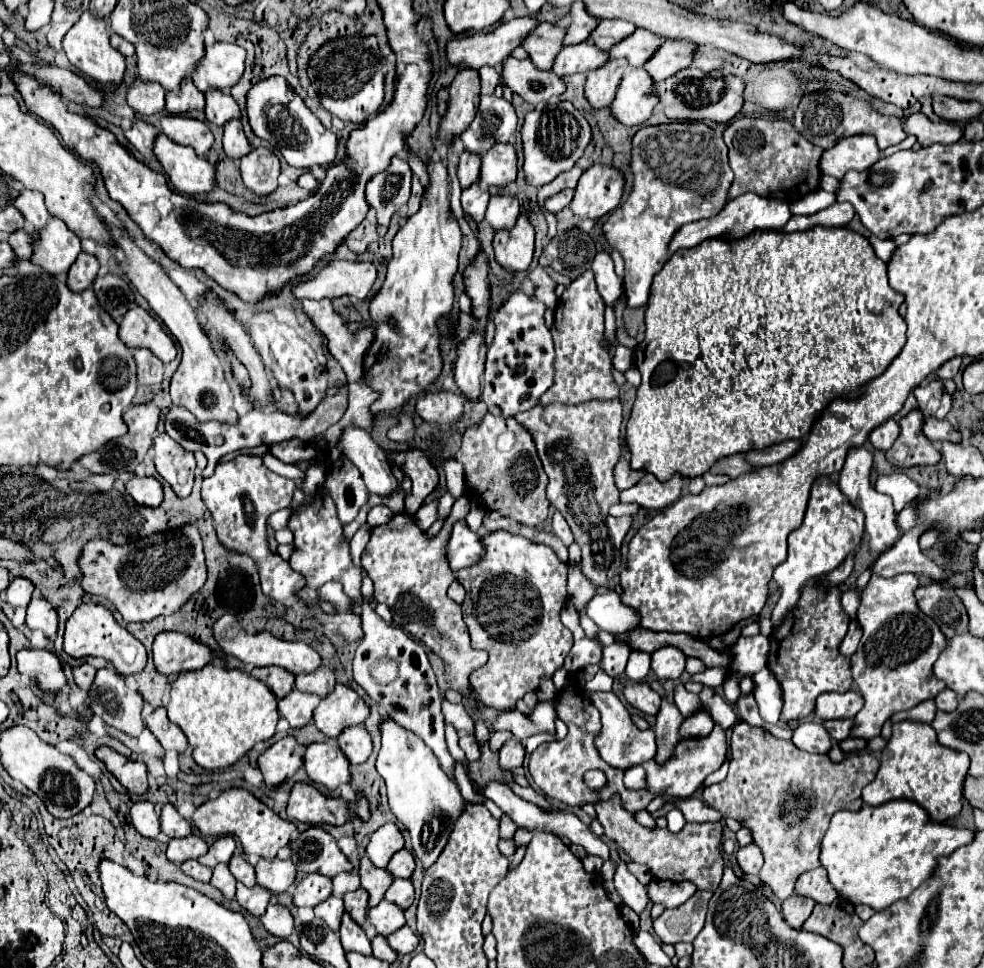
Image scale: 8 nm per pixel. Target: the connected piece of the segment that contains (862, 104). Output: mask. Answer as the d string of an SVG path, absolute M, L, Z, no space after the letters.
M813 92L803 96L797 112L795 112L795 122L793 126L813 144L823 146L823 148L831 148L837 140L847 138L847 136L855 136L855 134L873 134L877 138L877 144L881 150L899 144L907 138L899 118L891 118L891 116L883 116L879 112L875 112L869 102L865 100L855 100L847 94L841 92Z

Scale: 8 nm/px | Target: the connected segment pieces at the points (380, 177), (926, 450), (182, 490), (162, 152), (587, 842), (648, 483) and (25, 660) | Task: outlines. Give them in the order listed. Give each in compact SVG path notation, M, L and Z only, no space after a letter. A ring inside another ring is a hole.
M393 158L391 160L391 166L383 172L383 174L377 174L373 180L371 180L371 186L367 186L367 202L371 208L377 210L377 222L383 224L383 226L389 226L389 220L391 216L403 206L407 204L409 200L409 194L411 194L411 168L407 166L405 160L399 160L399 158Z
M911 410L909 414L905 414L899 420L901 426L901 434L895 440L893 448L887 450L887 460L895 466L901 468L909 468L909 466L917 466L917 464L937 464L941 460L941 452L935 444L931 444L931 440L927 440L927 436L923 434L923 414L919 410ZM901 446L905 446L905 456L901 458Z
M165 432L155 438L155 468L159 476L169 482L173 492L179 498L187 498L193 488L193 472L195 472L195 458L191 452L183 450L173 438Z
M165 134L155 142L155 156L165 168L171 184L183 194L211 194L217 184L215 168L205 158L197 156L195 150L187 146L167 140Z
M489 782L489 784L483 788L483 794L485 794L489 800L493 800L493 802L503 810L503 814L509 816L519 828L529 830L529 832L537 832L537 830L539 830L539 832L551 832L551 834L557 834L557 836L565 836L565 838L569 838L573 844L581 844L589 854L595 854L595 856L599 856L599 858L603 858L603 860L609 858L609 846L607 846L605 842L601 842L597 836L593 836L591 830L589 830L589 826L583 824L575 814L571 814L571 812L567 812L567 810L561 810L561 808L543 810L543 808L539 808L539 806L535 806L535 804L519 798L517 794L513 794L513 790L511 790L509 786L499 784L499 782Z
M645 474L635 486L621 490L621 502L635 502L643 508L667 508L679 498L683 482L685 478L681 474L673 474L667 482Z
M21 650L17 652L17 668L23 676L37 682L39 690L57 694L67 682L59 658L49 650Z

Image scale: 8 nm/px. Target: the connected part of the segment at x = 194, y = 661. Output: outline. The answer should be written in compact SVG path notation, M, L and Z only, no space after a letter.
M159 632L153 640L155 670L165 676L199 670L211 658L213 654L207 646L179 632Z

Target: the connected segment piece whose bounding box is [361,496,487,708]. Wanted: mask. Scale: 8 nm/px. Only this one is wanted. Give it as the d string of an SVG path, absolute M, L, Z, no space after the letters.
M461 496L455 500L451 514L437 536L421 532L411 514L397 514L387 524L371 530L371 540L361 554L361 566L373 580L375 600L389 606L393 624L401 626L405 632L413 634L427 648L439 654L439 658L445 662L447 686L459 692L469 706L477 708L477 700L469 688L469 676L487 662L487 654L471 646L467 626L461 618L461 606L447 596L447 588L455 580L455 574L447 562L447 542L453 524L463 520L467 514L469 498Z

